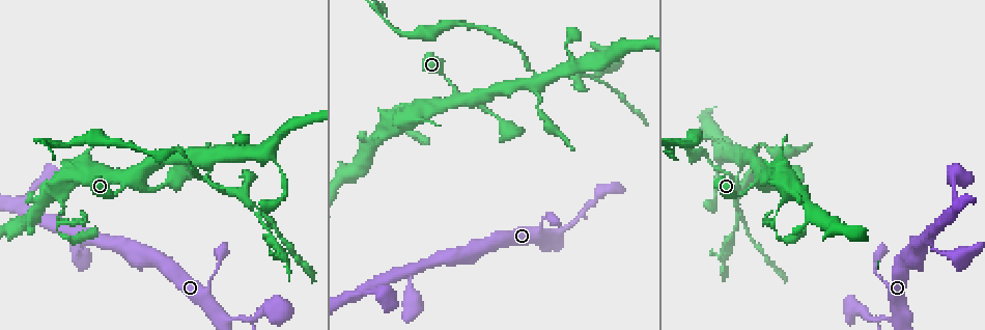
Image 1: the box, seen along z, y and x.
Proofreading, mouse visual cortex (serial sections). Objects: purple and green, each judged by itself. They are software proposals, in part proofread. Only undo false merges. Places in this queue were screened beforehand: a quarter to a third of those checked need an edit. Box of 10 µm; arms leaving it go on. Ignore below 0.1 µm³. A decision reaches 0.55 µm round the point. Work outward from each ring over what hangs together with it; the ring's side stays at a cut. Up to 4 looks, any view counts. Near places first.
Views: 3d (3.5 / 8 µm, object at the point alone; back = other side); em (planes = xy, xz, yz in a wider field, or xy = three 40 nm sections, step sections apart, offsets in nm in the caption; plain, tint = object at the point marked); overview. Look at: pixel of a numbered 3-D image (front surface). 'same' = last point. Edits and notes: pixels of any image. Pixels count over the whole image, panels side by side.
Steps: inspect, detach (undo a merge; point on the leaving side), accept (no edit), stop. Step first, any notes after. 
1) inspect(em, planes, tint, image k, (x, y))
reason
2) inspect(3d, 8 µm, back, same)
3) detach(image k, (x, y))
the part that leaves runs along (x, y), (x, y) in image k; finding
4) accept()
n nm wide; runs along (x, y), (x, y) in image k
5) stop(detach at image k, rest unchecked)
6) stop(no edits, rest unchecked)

inspect(3d, 3.5 µm, image 1, (756, 181))
thin arm on a thick one

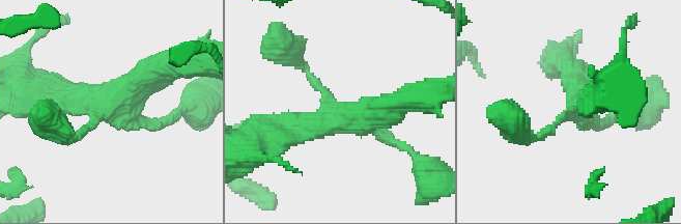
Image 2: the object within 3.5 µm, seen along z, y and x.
inspect(em, xy, step 1, tint, image 2, (333, 105))
now the EM

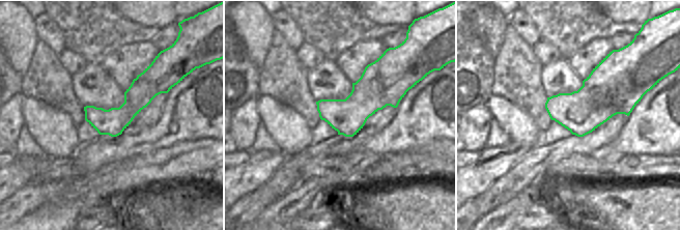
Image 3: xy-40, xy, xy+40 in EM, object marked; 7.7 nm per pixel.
accept()
arms of 150, 200, 300, 450 nm; runs along (168, 84), (152, 84), (119, 117), (87, 117) in image 3; all the same cell

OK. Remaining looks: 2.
inspect(3d, 3.5 µm, image 1, (52, 190))
side arm on a straight run

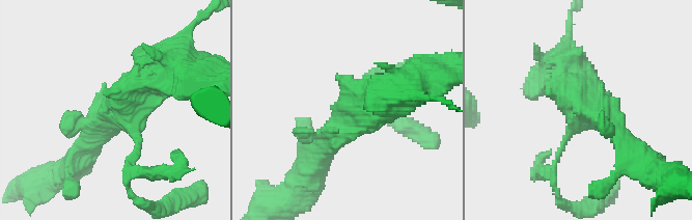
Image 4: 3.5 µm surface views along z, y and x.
inspect(em, xy, step 2, tint, image 4, (112, 114))
3 arms; arms of 100, 300, 500 nm; now the EM

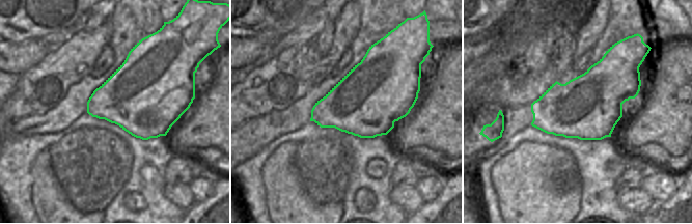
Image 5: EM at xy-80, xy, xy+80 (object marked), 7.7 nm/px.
accept()
runs along (410, 82), (342, 127), (321, 157) in image 4; one cell here

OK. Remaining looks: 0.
stop(no edits, rest unchecked)

